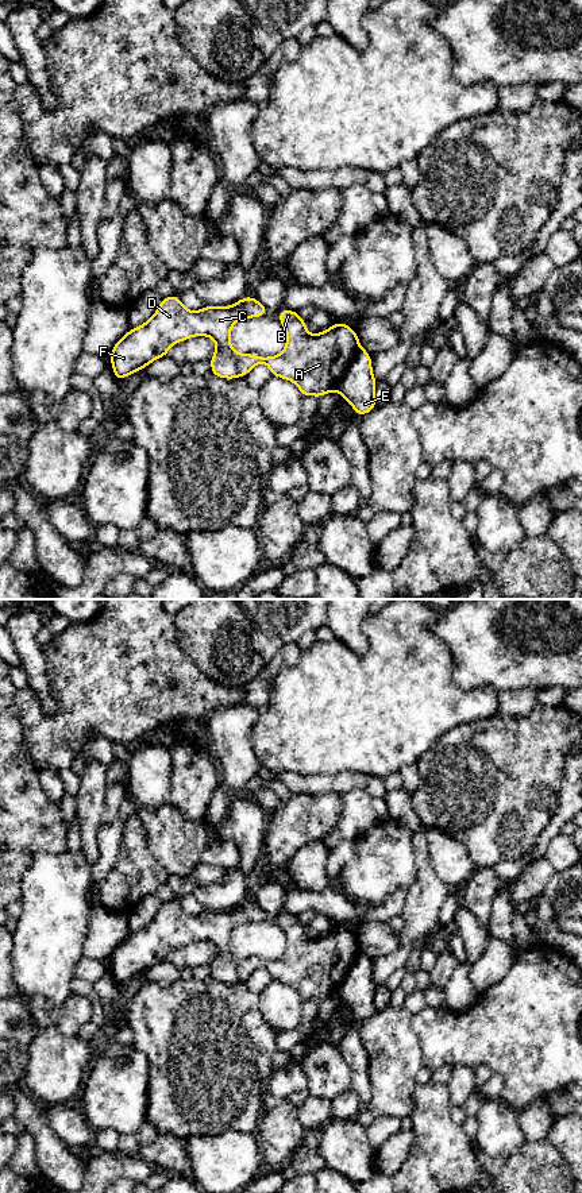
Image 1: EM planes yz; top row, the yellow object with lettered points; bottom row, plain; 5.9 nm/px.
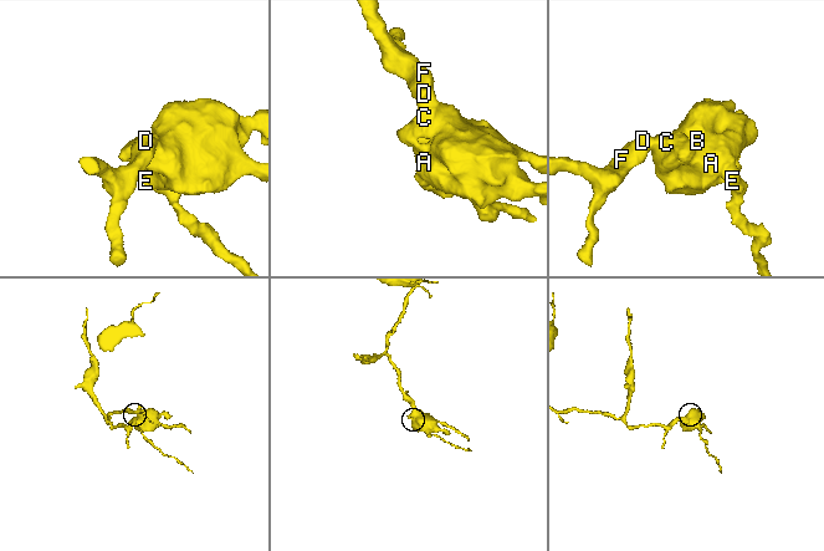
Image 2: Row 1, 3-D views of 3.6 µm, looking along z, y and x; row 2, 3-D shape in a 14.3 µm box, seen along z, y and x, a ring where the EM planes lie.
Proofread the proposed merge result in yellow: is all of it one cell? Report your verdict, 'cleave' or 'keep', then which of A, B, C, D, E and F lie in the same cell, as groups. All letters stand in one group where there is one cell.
cleave; groups A B C D F / E

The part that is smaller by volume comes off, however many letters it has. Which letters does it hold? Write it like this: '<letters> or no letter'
E

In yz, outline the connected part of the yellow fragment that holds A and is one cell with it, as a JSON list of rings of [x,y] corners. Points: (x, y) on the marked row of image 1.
[[[176,294],[162,298],[155,313],[142,325],[130,329],[122,336],[112,351],[111,366],[117,382],[123,378],[146,368],[154,360],[167,356],[169,347],[194,336],[208,336],[215,340],[216,351],[211,360],[211,372],[223,379],[246,377],[257,364],[266,363],[271,377],[294,382],[302,397],[317,398],[335,391],[346,368],[361,348],[358,333],[344,323],[331,324],[325,332],[311,335],[307,332],[307,320],[297,310],[281,309],[280,323],[286,331],[286,345],[275,356],[259,356],[254,354],[239,354],[231,344],[231,328],[235,323],[253,317],[269,314],[266,306],[257,298],[246,296],[231,306],[203,306],[200,310],[188,310]]]

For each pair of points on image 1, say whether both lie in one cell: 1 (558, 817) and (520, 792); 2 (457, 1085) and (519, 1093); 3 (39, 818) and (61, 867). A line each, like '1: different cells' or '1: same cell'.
1: different cells
2: different cells
3: different cells

